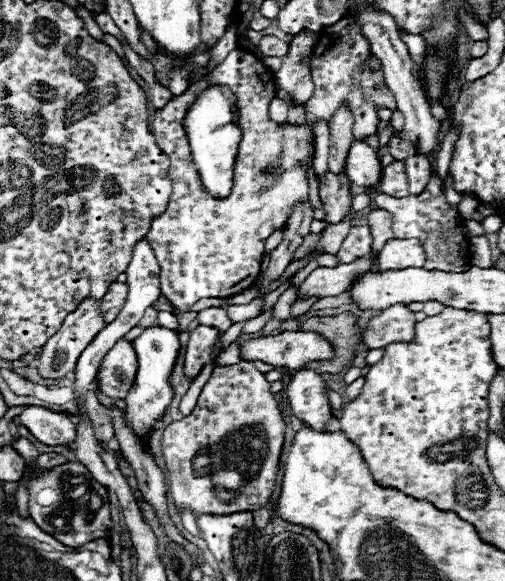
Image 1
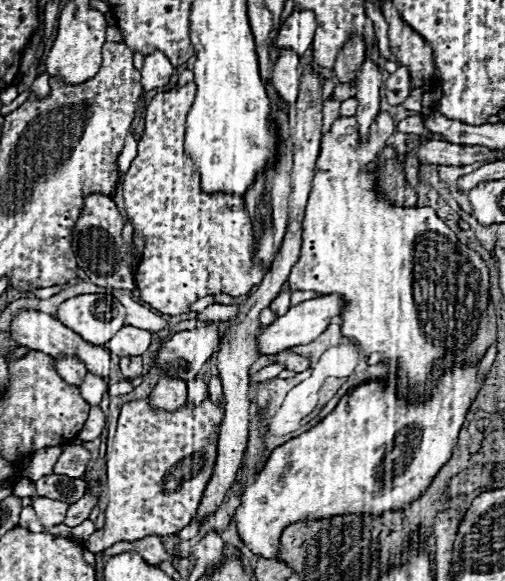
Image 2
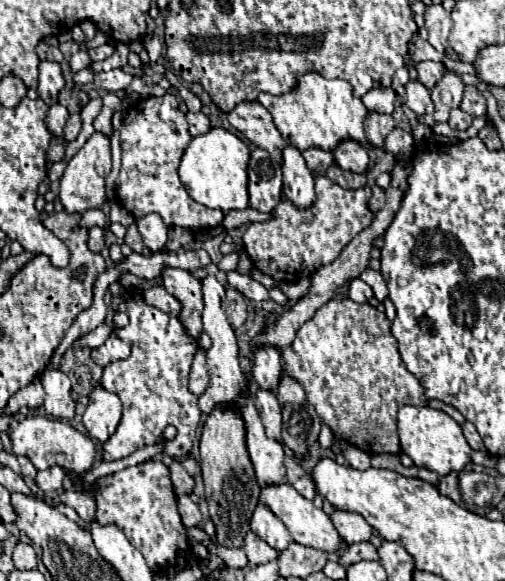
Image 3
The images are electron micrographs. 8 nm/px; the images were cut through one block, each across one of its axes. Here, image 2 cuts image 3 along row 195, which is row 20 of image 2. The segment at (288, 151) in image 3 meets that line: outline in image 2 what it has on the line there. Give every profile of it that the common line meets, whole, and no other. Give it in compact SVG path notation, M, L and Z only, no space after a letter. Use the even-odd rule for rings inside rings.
M294 10L284 24L280 26L276 46L278 48L292 48L296 54L304 54L312 44L316 30L316 20L312 10Z

